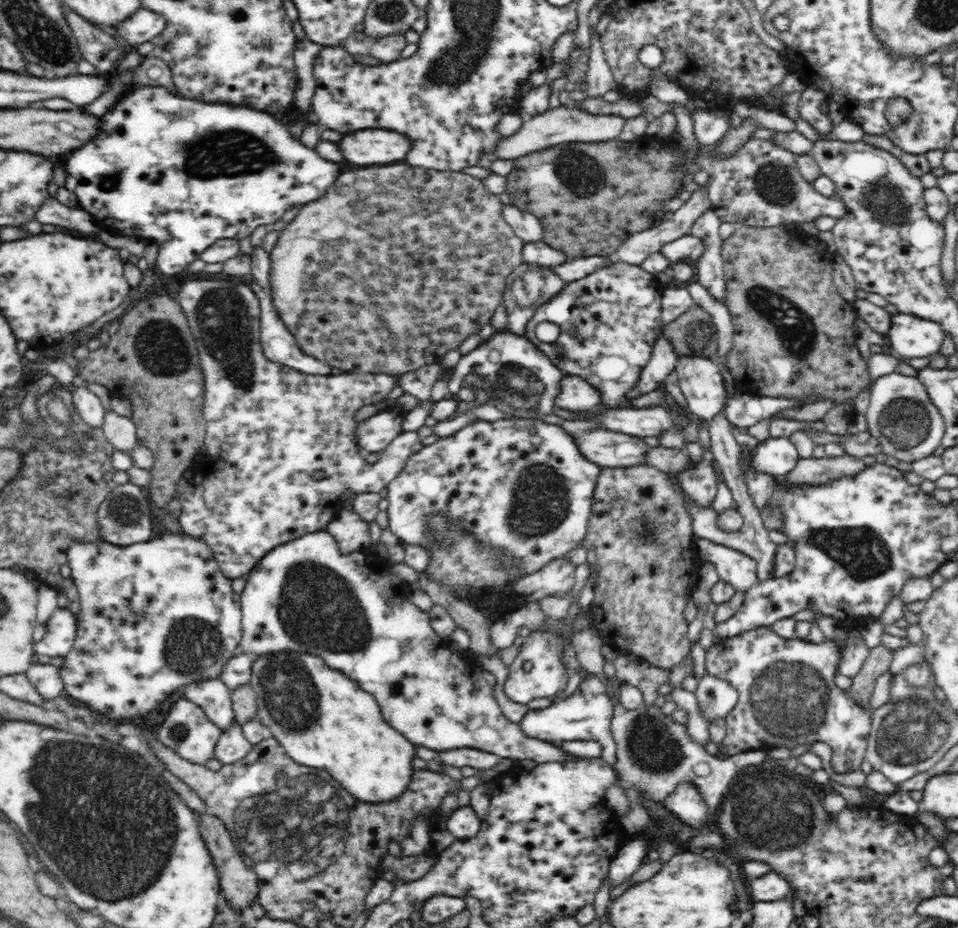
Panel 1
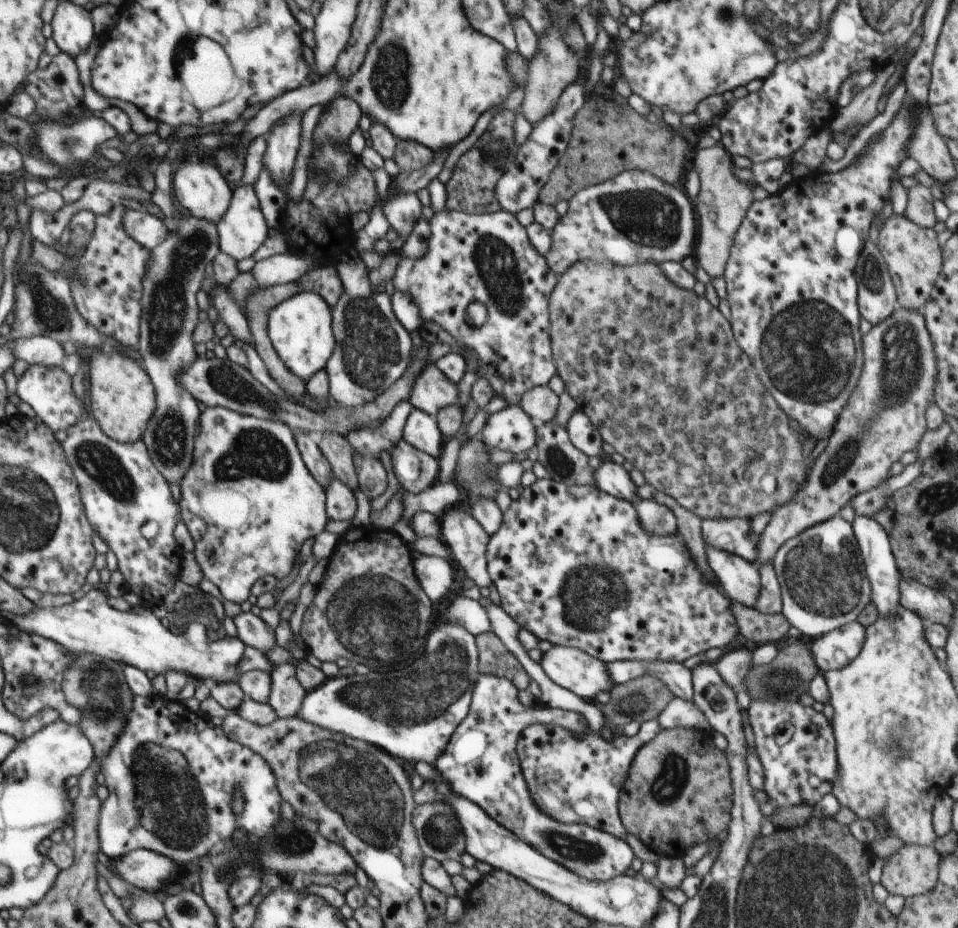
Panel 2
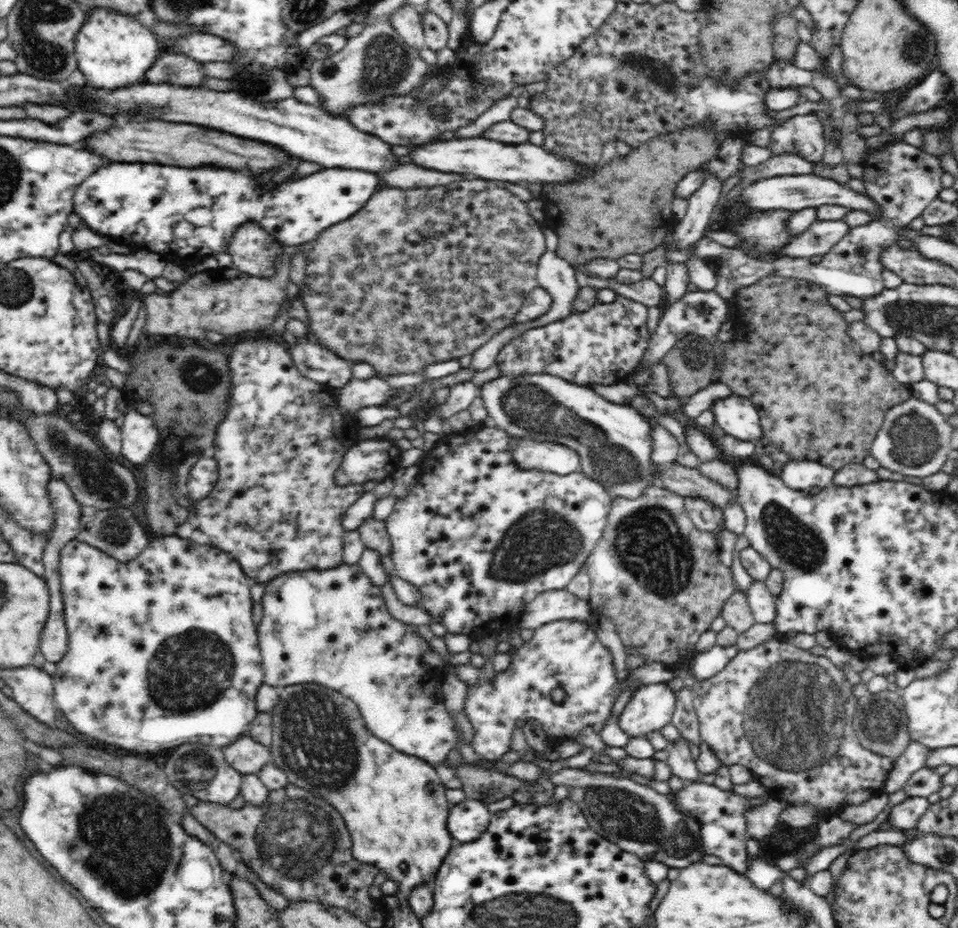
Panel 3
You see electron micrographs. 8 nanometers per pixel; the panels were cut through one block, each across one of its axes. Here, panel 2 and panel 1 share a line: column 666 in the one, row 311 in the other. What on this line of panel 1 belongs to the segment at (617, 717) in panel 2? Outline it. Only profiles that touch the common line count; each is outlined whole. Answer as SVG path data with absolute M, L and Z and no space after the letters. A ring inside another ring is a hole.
M693 303L682 316L664 326L665 338L672 342L678 357L710 358L717 356L717 334L712 317Z

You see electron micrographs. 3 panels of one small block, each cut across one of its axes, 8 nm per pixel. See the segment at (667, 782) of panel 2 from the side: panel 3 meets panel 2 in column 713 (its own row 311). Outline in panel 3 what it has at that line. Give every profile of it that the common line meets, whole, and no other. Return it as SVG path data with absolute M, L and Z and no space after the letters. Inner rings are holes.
M776 273L762 277L753 285L739 287L734 297L742 313L738 317L731 318L735 335L732 340L725 342L724 356L717 374L723 386L728 385L737 395L753 401L758 410L763 434L766 435L768 442L778 445L780 450L789 454L790 459L810 459L824 463L837 471L846 463L862 463L864 458L871 454L871 442L875 437L874 434L882 426L885 412L896 403L905 401L912 393L908 386L893 378L893 374L884 367L884 364L874 360L870 354L862 352L860 345L852 342L847 332L849 323L846 322L840 311L828 303L828 296L829 294L814 281L784 277Z

